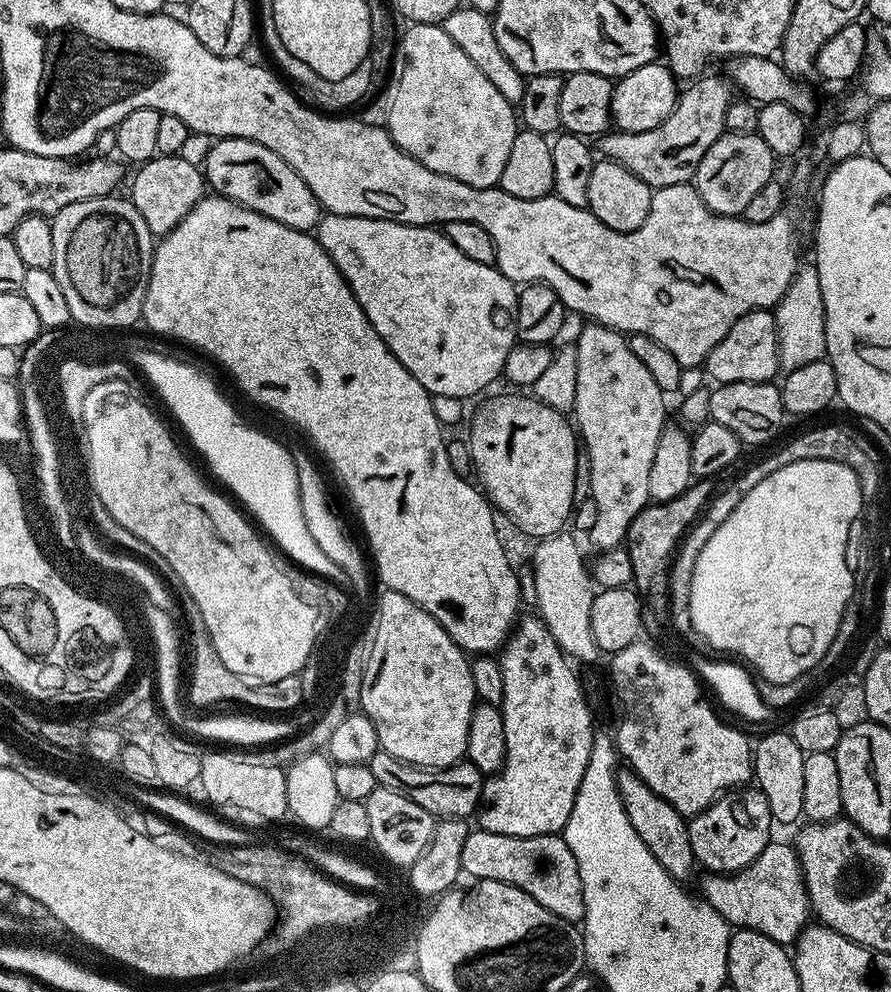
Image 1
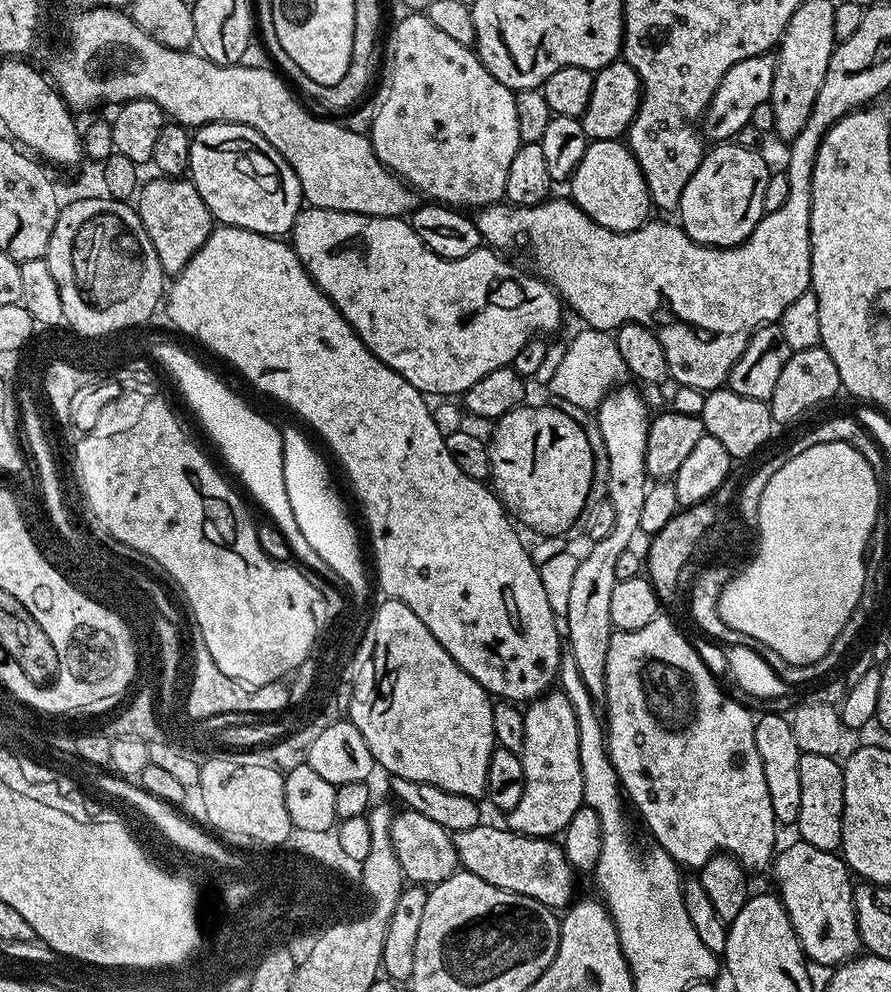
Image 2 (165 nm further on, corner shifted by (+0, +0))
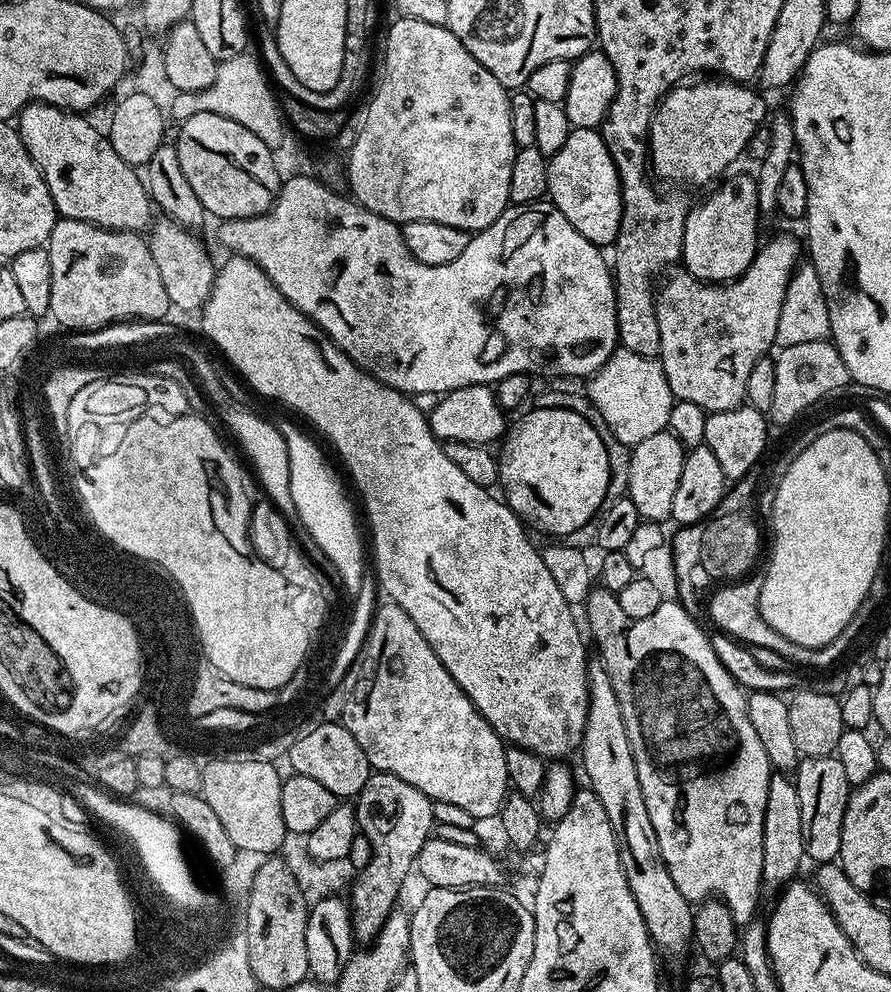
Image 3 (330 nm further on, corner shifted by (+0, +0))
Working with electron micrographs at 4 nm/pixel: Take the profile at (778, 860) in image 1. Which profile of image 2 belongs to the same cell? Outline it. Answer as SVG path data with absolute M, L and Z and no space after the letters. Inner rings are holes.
M796 838L789 848L781 847L775 853L770 865L770 873L776 879L775 891L784 903L790 922L794 926L794 934L800 943L800 949L813 965L832 964L839 966L848 960L855 960L861 955L862 945L856 921L856 903L852 897L854 876L848 871L847 864L836 852L818 850L818 846L810 846L810 842Z

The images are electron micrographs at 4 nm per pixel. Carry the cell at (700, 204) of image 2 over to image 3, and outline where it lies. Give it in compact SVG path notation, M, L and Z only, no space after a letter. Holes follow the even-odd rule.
M751 175L732 176L718 184L697 208L695 205L688 213L682 257L686 271L696 280L709 284L731 282L743 276L752 259L756 257L756 231L759 230L762 219L758 206L758 190Z

